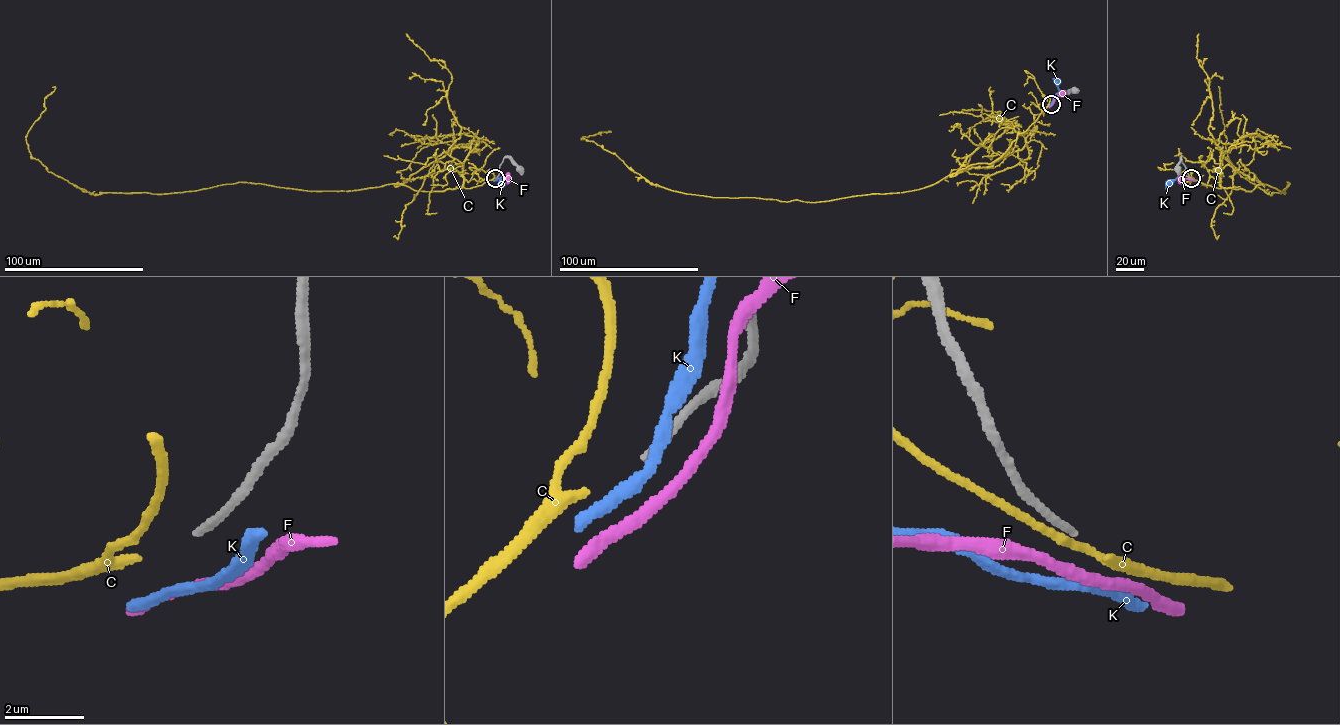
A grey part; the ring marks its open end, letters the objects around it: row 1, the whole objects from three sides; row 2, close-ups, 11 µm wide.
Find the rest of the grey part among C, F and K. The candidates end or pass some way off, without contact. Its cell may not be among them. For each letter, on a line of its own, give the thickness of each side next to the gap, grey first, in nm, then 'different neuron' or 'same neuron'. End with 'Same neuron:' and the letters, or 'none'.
C: 240/200 nm | same neuron
F: 240/300 nm | different neuron
K: 240/280 nm | different neuron
Same neuron: C

